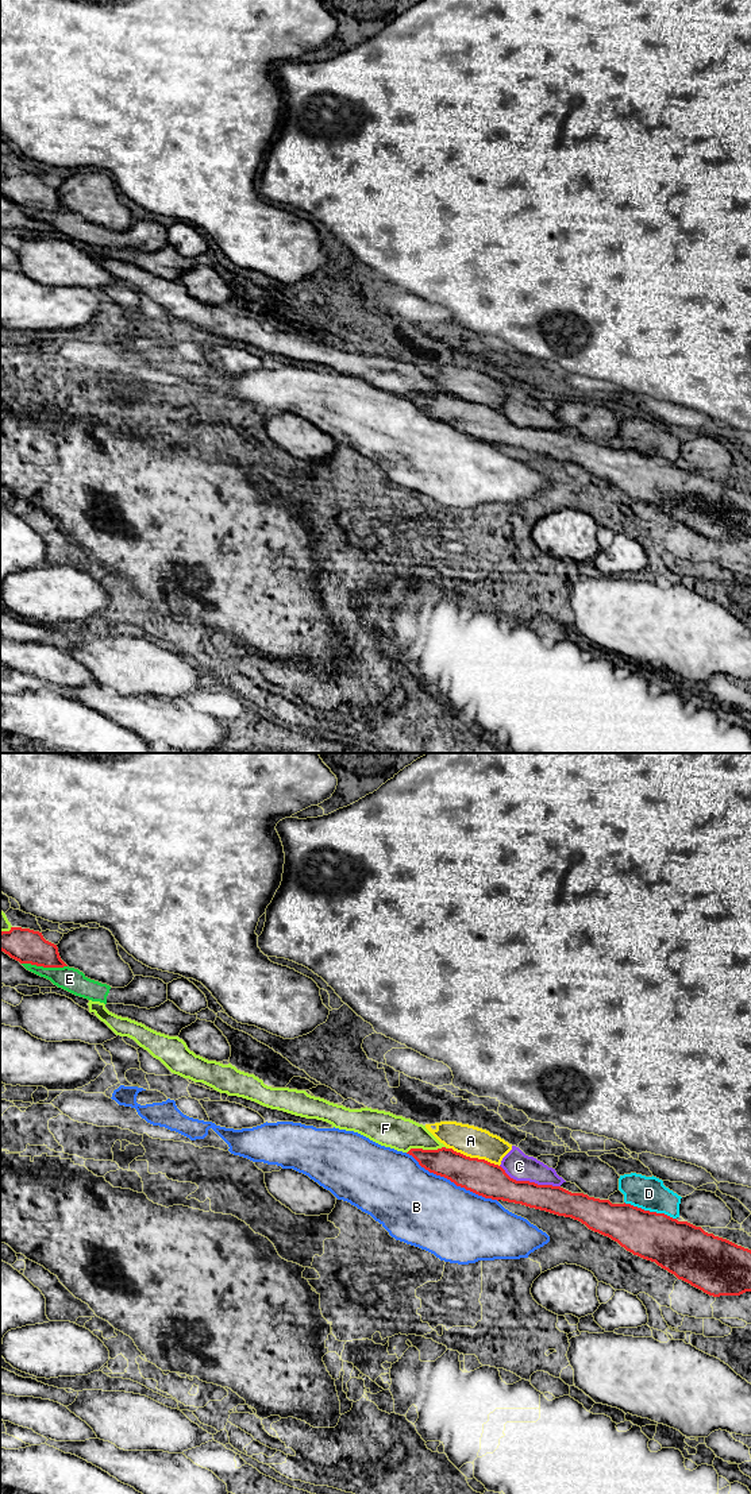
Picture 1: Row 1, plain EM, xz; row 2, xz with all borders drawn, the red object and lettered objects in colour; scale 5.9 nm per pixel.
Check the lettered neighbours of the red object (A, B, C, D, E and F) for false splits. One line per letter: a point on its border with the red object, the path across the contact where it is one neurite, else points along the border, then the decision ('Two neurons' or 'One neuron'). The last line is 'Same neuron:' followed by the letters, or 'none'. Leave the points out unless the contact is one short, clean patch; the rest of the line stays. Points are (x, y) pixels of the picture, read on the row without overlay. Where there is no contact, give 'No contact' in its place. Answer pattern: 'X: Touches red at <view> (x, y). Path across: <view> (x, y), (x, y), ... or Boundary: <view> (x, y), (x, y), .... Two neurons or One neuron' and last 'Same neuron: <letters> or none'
A: Touches red at xz (474, 402). Two neurons
B: Touches red at xz (451, 425). Two neurons
C: Touches red at xz (528, 425). Two neurons
D: Touches red at xz (649, 455). Two neurons
E: Touches red at xz (45, 211). Two neurons
F: Touches red at xz (427, 394). One neuron
Same neuron: F

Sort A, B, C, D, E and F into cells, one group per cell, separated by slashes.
A C / B / D / E / F

